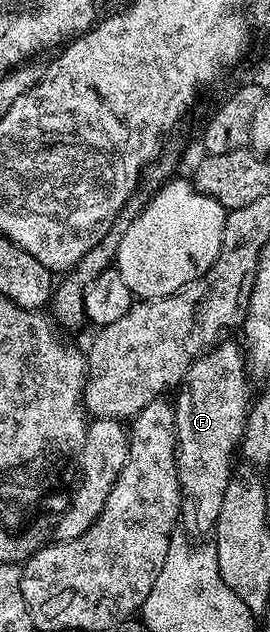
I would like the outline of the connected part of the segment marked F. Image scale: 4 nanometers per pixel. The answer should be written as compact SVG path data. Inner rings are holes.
M219 343L194 360L192 367L186 372L185 381L177 390L178 401L174 405L174 429L178 440L178 448L174 450L174 462L178 486L182 492L180 525L194 539L201 538L198 537L201 533L209 534L218 524L224 491L232 476L230 464L234 461L234 453L236 457L236 450L241 446L242 436L246 434L246 419L252 408L252 393L250 397L250 389L246 386L247 358L239 346L237 349L234 345L226 344Z

